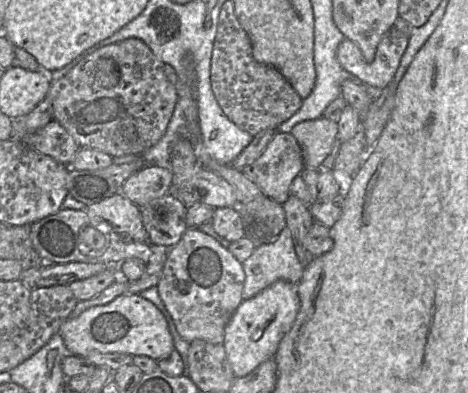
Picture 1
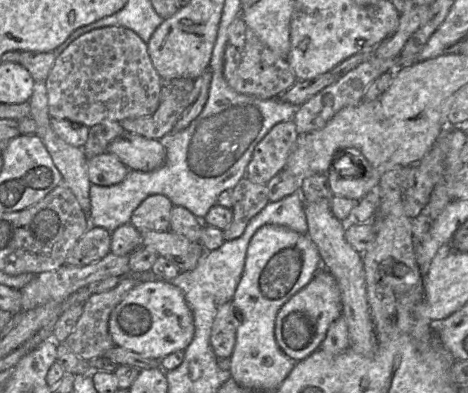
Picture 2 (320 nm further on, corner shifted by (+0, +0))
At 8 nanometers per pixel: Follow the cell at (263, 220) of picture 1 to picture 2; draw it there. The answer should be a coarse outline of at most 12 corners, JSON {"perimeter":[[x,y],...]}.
{"perimeter":[[241,179],[232,191],[225,241],[240,237],[269,203],[266,185]]}

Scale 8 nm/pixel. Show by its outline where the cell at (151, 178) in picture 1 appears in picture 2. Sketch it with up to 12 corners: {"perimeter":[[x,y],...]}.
{"perimeter":[[108,152],[88,159],[90,182],[120,183],[130,171]]}

